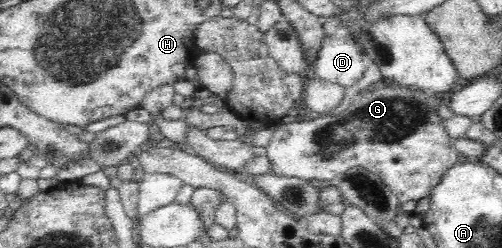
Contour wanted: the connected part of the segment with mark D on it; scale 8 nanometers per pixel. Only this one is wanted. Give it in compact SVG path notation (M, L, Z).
M340 34L326 36L311 75L348 88L358 84L367 71L361 48Z

